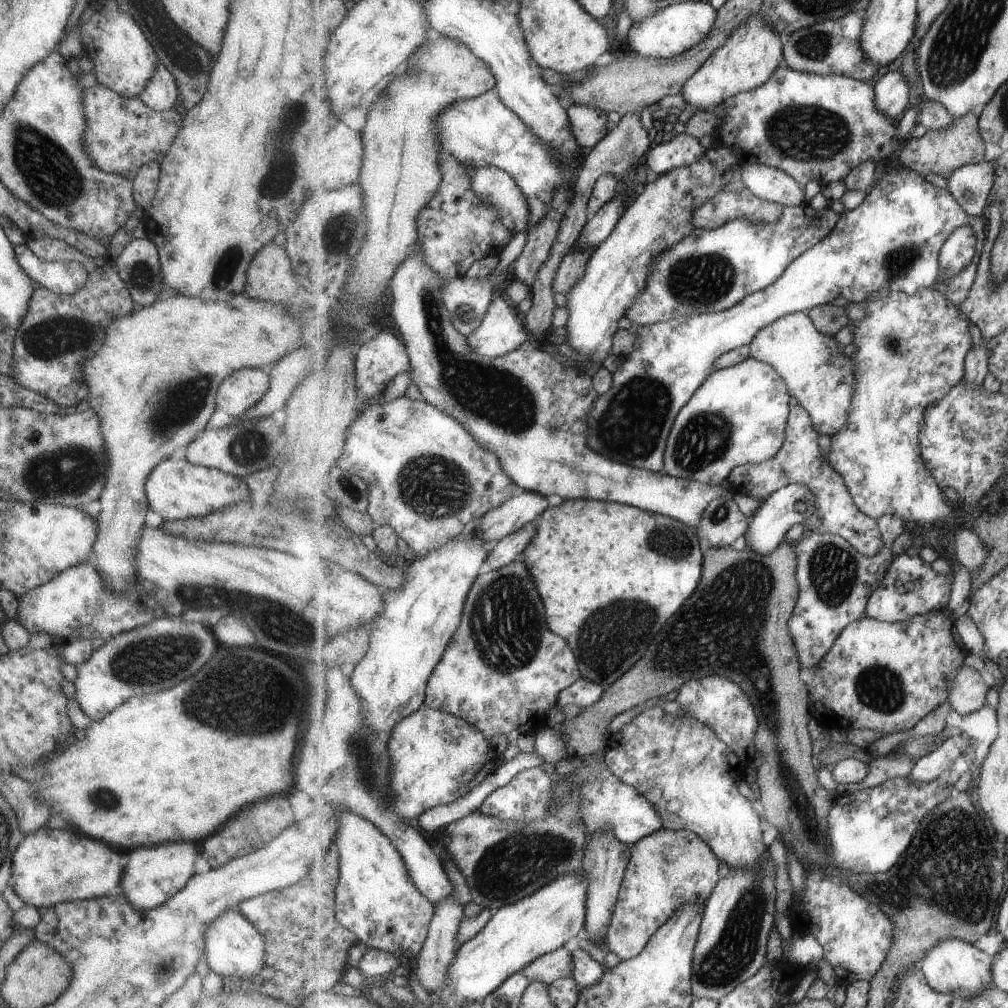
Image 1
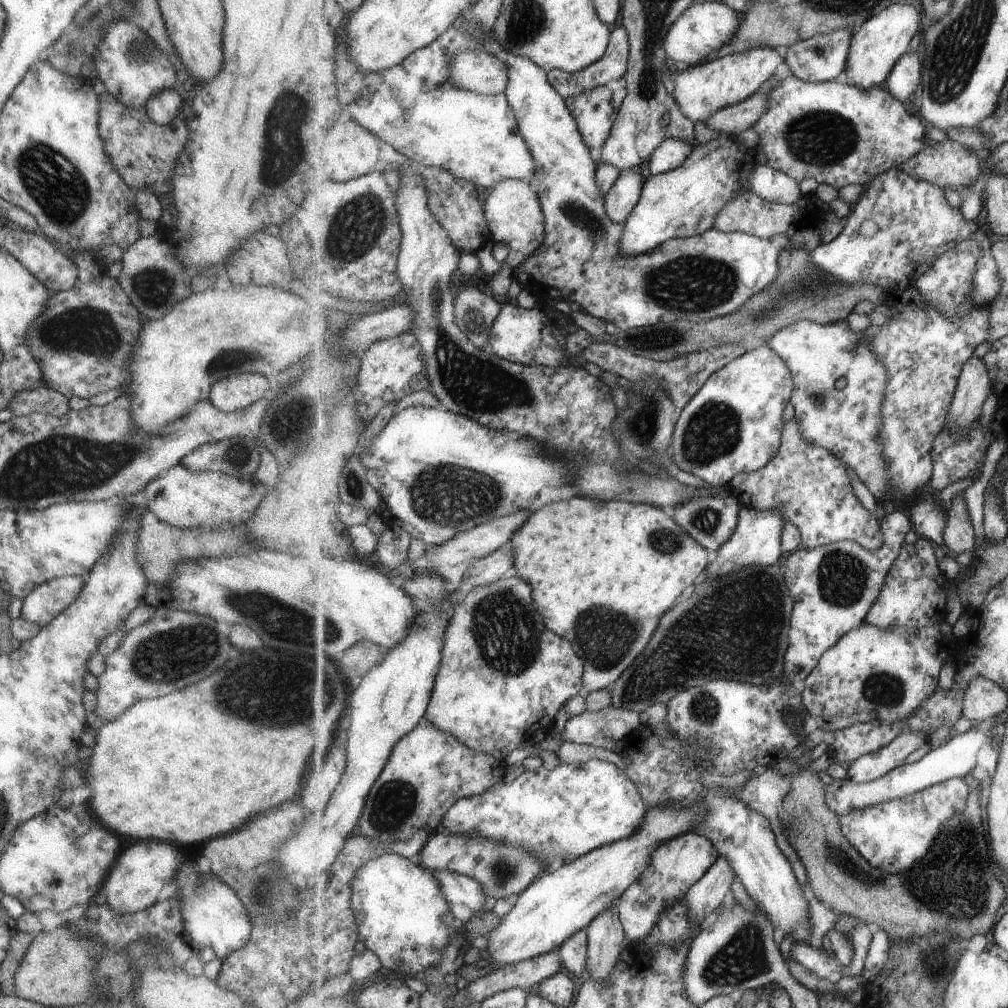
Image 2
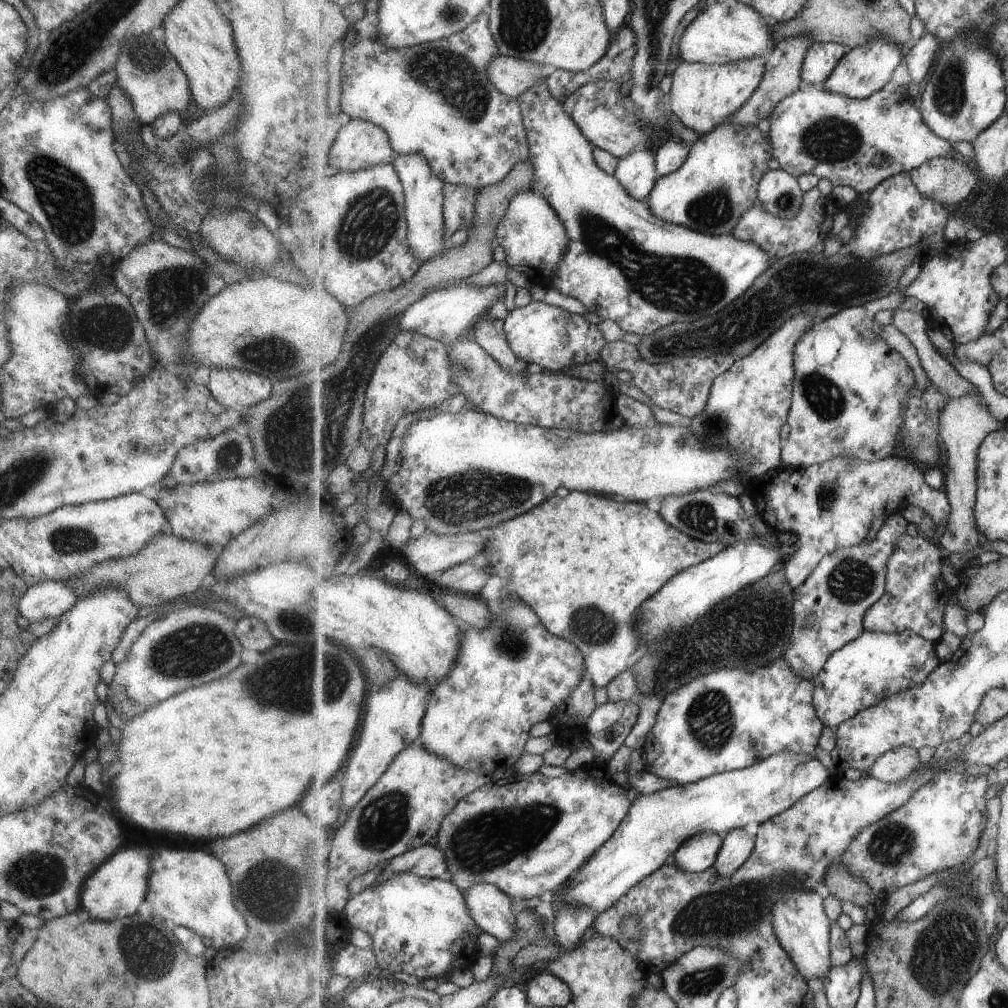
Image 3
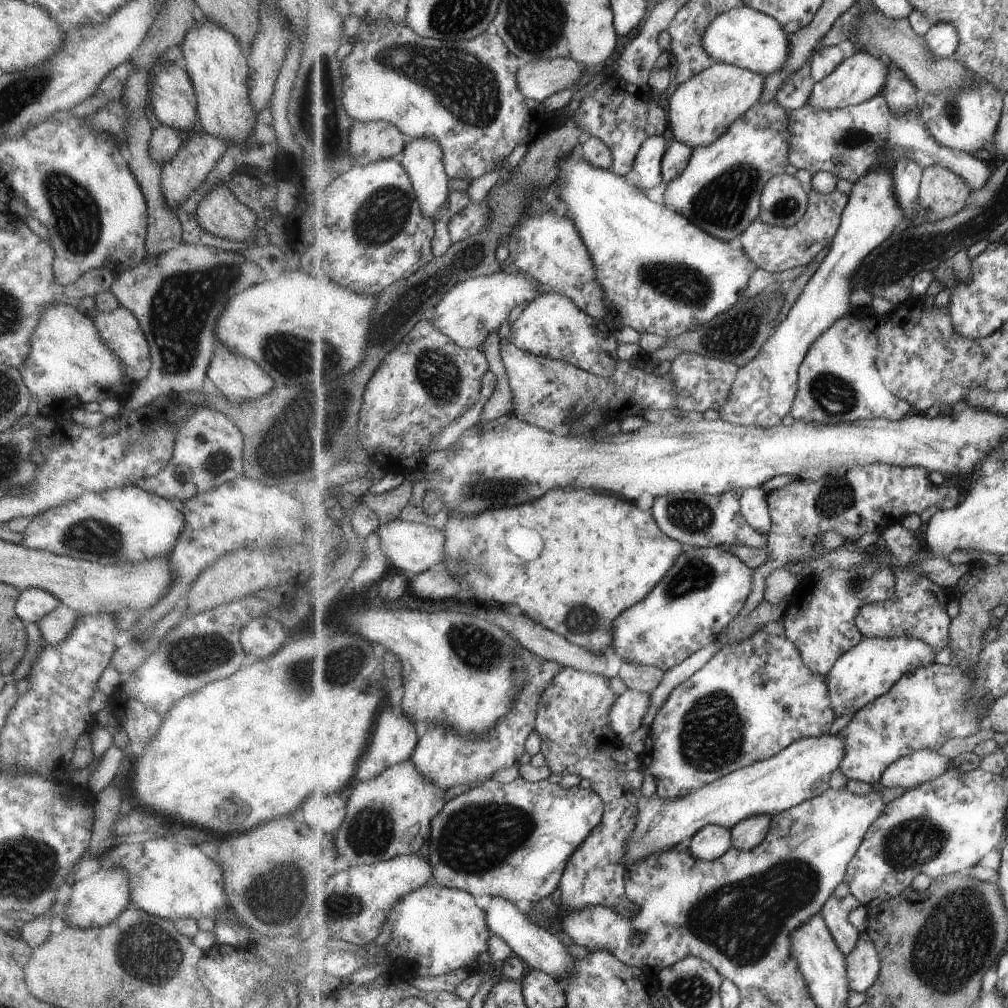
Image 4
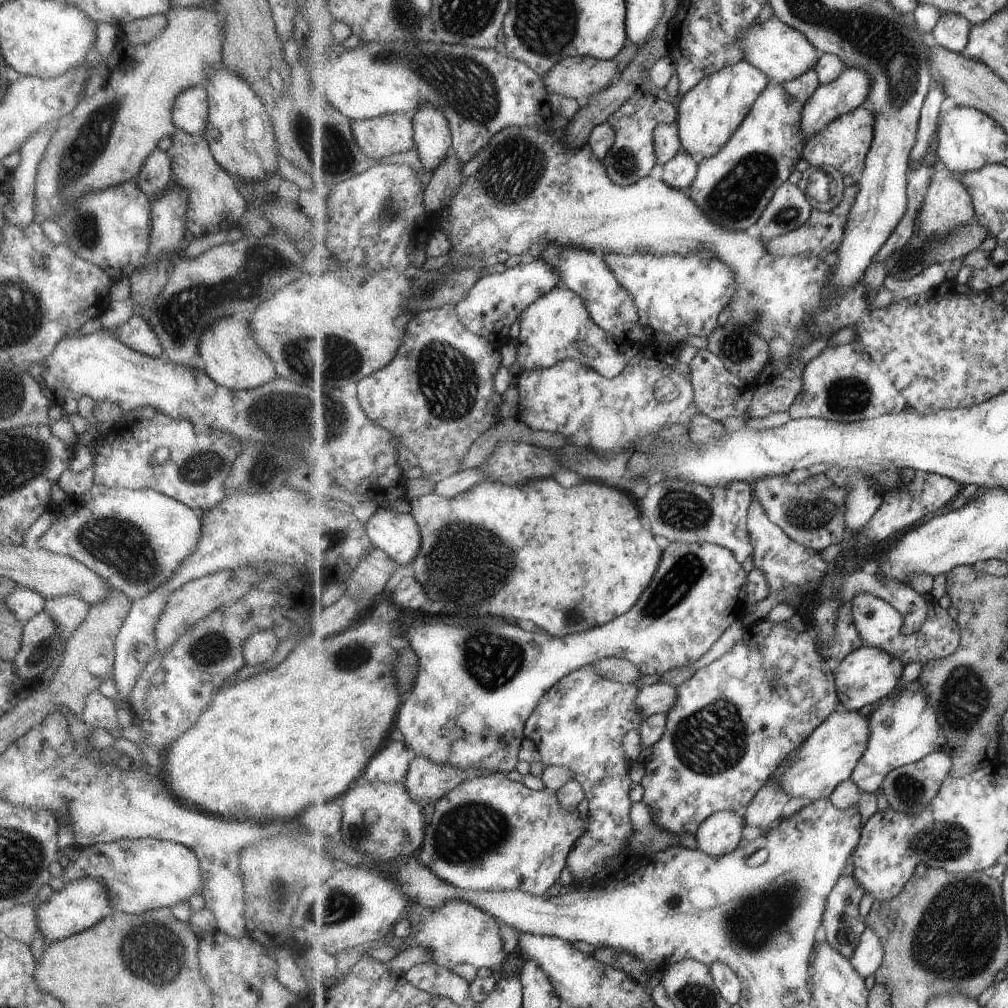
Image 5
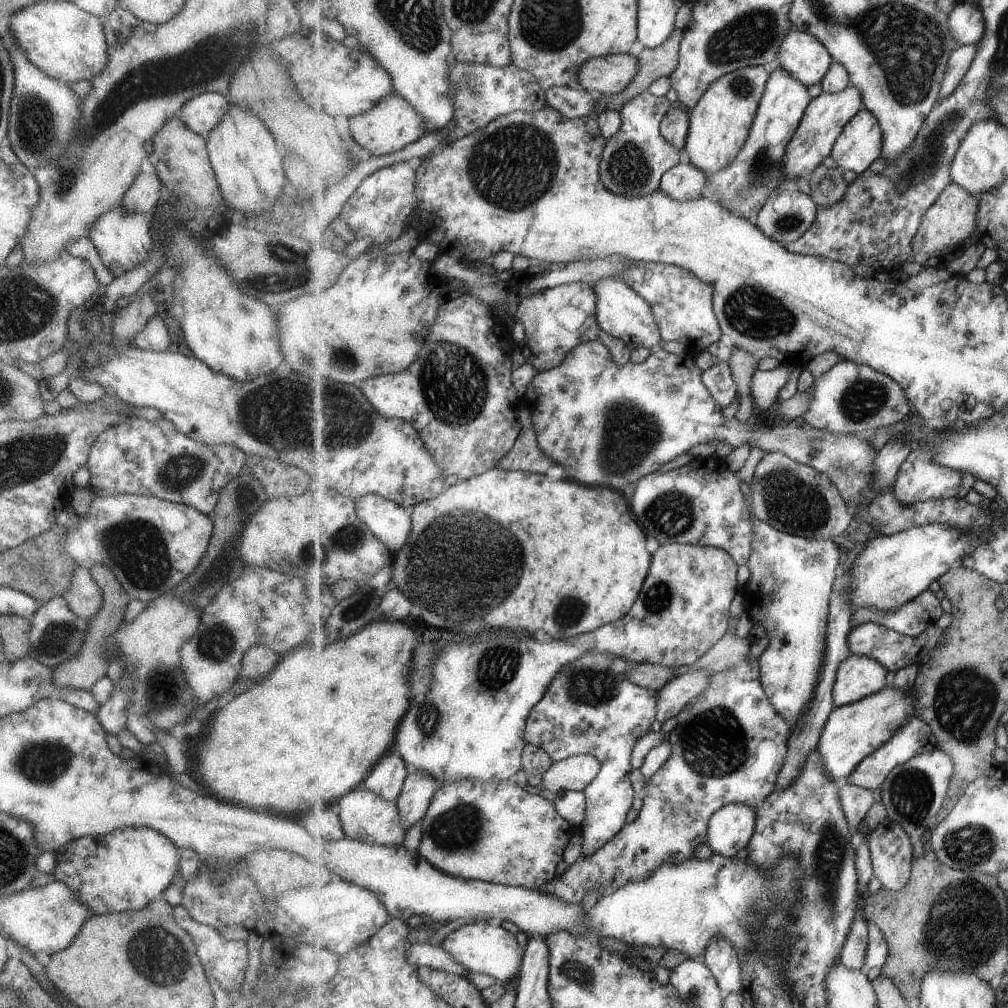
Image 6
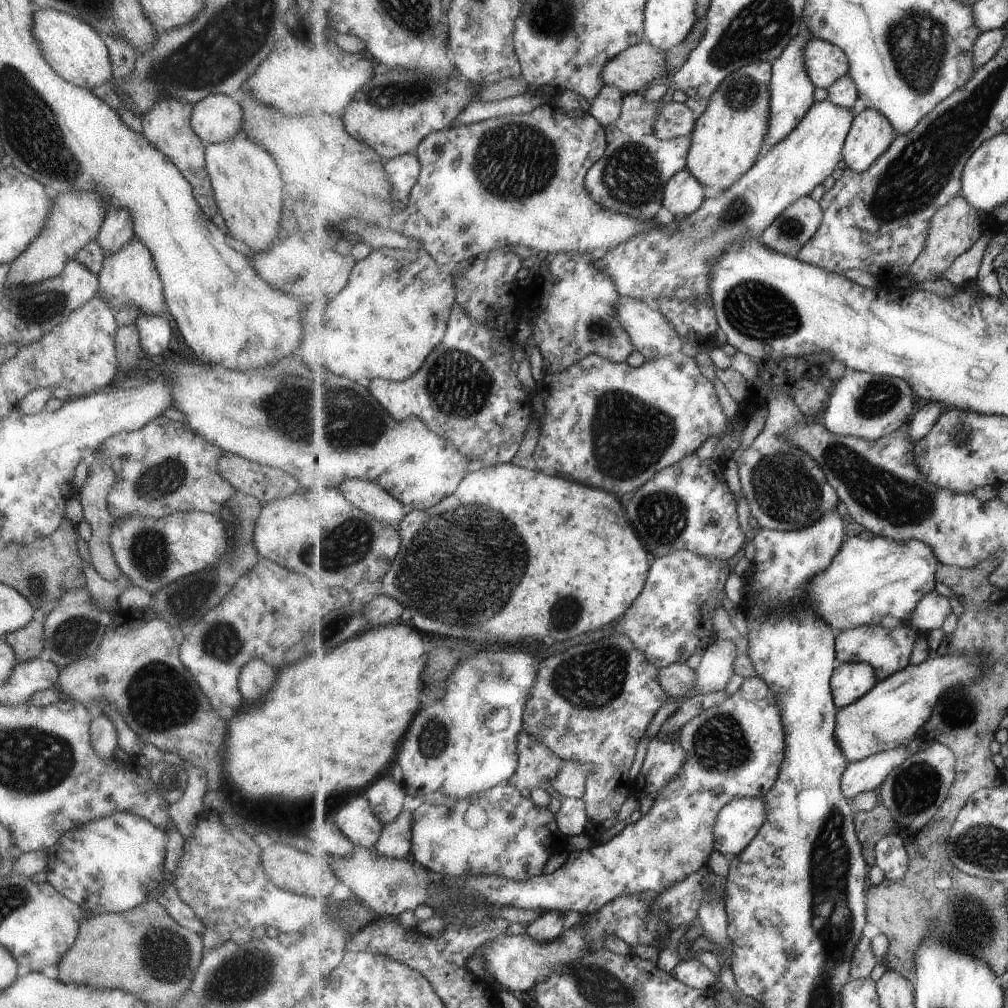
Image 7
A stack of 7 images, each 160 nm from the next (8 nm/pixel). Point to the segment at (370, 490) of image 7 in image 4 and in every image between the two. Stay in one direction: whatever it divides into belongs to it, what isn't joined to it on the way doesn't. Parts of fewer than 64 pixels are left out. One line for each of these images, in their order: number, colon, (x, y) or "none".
4: (413, 548)
5: (398, 534)
6: (388, 520)

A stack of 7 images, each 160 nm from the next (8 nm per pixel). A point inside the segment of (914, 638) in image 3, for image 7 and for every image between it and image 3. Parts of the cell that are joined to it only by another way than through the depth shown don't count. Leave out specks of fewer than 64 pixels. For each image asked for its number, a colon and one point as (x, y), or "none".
4: (871, 669)
5: (868, 674)
6: (859, 676)
7: (851, 681)

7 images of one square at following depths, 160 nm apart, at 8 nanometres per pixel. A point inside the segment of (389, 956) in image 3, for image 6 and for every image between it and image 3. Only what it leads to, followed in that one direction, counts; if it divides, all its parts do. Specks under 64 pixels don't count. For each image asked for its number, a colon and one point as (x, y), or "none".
4: (436, 930)
5: (457, 933)
6: (487, 947)

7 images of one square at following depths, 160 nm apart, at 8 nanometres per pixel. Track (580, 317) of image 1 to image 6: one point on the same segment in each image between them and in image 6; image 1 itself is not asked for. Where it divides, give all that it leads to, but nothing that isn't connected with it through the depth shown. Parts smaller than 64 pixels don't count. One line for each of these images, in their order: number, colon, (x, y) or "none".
2: (684, 202)
3: (720, 180)
4: (721, 190)
5: (734, 187)
6: (756, 174)

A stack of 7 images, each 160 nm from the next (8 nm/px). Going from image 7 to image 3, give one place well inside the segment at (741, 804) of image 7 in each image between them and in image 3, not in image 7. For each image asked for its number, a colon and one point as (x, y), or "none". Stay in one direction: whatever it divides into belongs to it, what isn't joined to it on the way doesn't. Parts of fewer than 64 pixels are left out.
3: (699, 853)
4: (711, 842)
5: (721, 834)
6: (730, 830)

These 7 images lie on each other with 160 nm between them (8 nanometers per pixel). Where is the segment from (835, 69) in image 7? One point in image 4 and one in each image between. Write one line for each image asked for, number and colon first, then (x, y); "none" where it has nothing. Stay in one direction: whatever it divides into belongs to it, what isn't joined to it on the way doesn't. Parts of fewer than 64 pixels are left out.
4: (745, 37)
5: (784, 53)
6: (802, 54)

